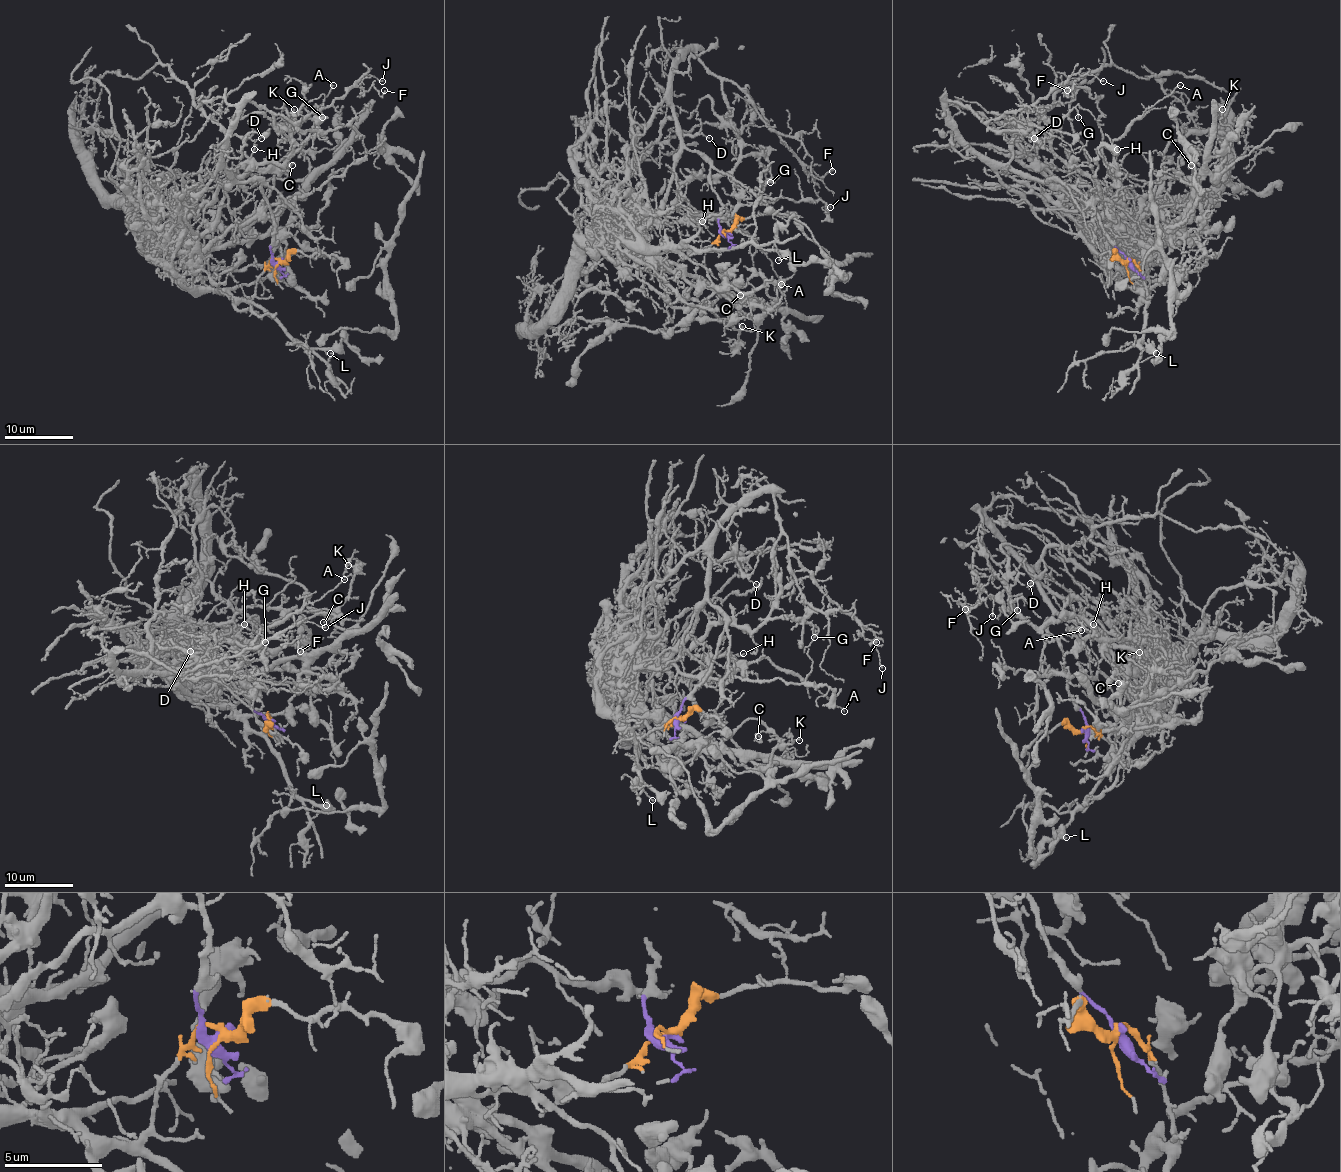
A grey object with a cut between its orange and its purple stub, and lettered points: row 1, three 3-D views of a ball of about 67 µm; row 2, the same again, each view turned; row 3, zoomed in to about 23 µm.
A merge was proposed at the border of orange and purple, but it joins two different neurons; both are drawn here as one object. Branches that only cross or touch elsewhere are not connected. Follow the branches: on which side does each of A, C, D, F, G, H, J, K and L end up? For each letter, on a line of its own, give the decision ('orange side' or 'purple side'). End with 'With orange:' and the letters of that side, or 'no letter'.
A: orange side
C: orange side
D: purple side
F: purple side
G: orange side
H: orange side
J: purple side
K: orange side
L: orange side
With orange: A, C, G, H, K, L

